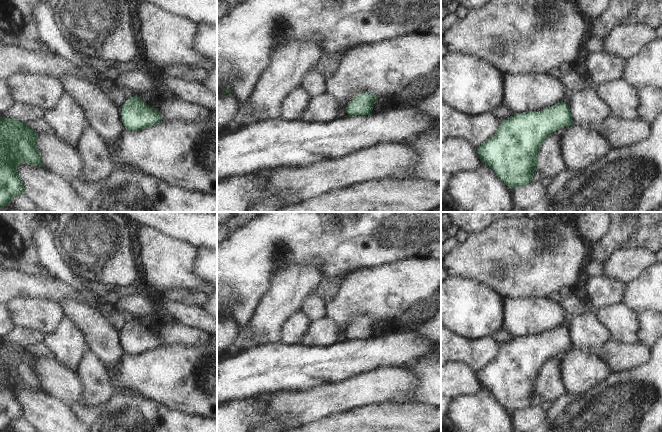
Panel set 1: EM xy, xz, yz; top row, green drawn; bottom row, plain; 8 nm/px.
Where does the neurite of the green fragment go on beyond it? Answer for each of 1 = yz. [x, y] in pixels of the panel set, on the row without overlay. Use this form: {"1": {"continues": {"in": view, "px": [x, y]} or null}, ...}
{"1": {"continues": null}}

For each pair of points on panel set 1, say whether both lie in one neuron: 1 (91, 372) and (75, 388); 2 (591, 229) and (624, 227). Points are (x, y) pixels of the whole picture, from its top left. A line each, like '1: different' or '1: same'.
1: different
2: different

